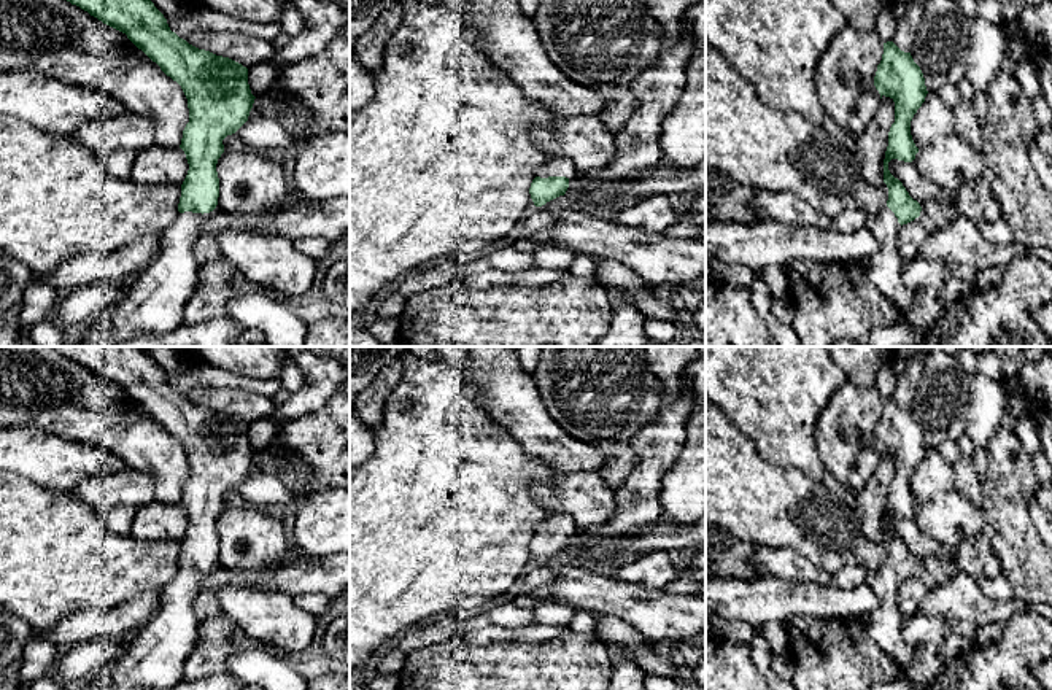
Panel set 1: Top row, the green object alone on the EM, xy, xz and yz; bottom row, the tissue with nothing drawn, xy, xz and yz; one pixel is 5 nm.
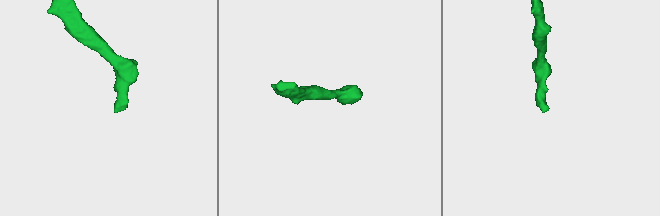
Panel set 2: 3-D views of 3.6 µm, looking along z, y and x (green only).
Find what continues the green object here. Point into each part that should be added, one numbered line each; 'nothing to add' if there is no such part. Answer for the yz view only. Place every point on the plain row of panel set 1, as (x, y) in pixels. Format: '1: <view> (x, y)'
1: yz (882, 627)

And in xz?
1: xz (556, 522)

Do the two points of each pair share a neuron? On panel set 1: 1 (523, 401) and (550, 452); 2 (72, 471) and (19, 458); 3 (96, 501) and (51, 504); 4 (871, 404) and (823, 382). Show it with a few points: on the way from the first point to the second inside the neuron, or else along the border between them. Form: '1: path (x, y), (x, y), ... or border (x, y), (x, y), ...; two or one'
1: path (523, 414), (536, 431), (537, 439); one
2: path (59, 465), (45, 458), (32, 458); one
3: border (67, 492), (81, 500), (97, 515); two
4: border (846, 380), (830, 398), (817, 420); two

